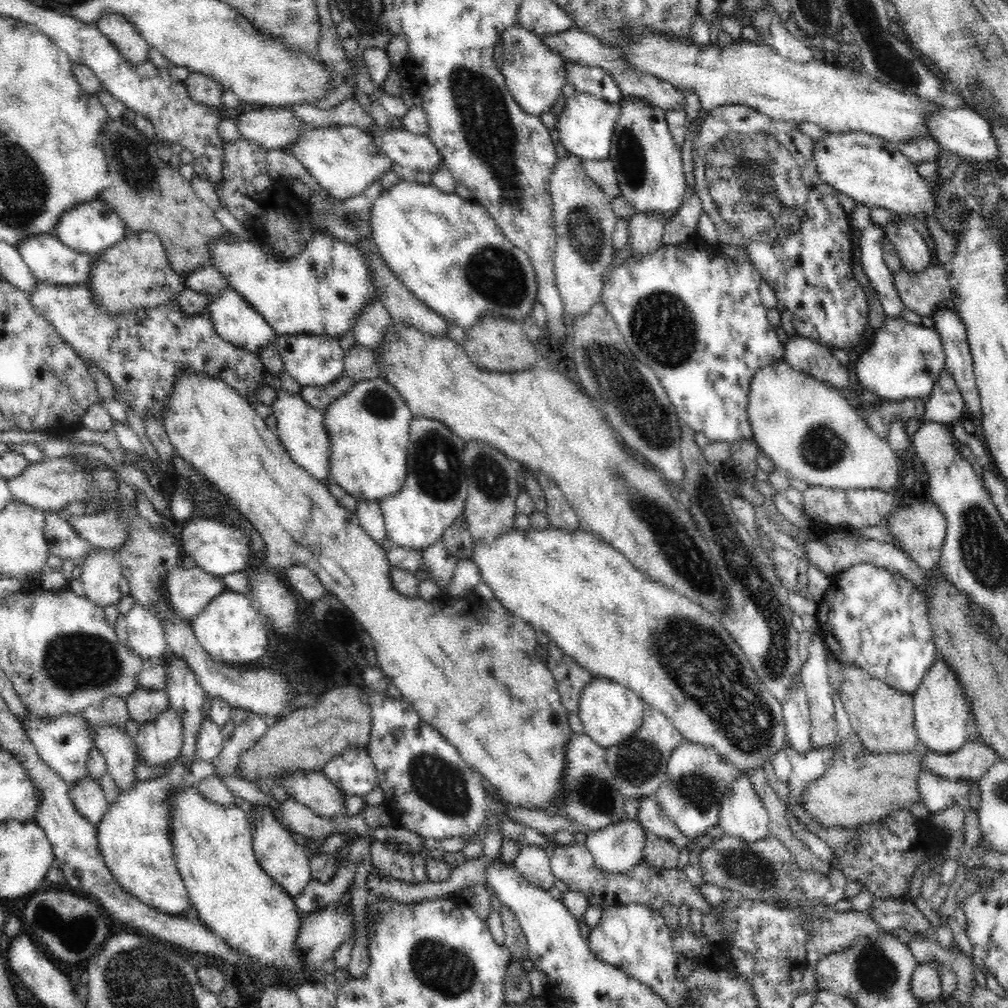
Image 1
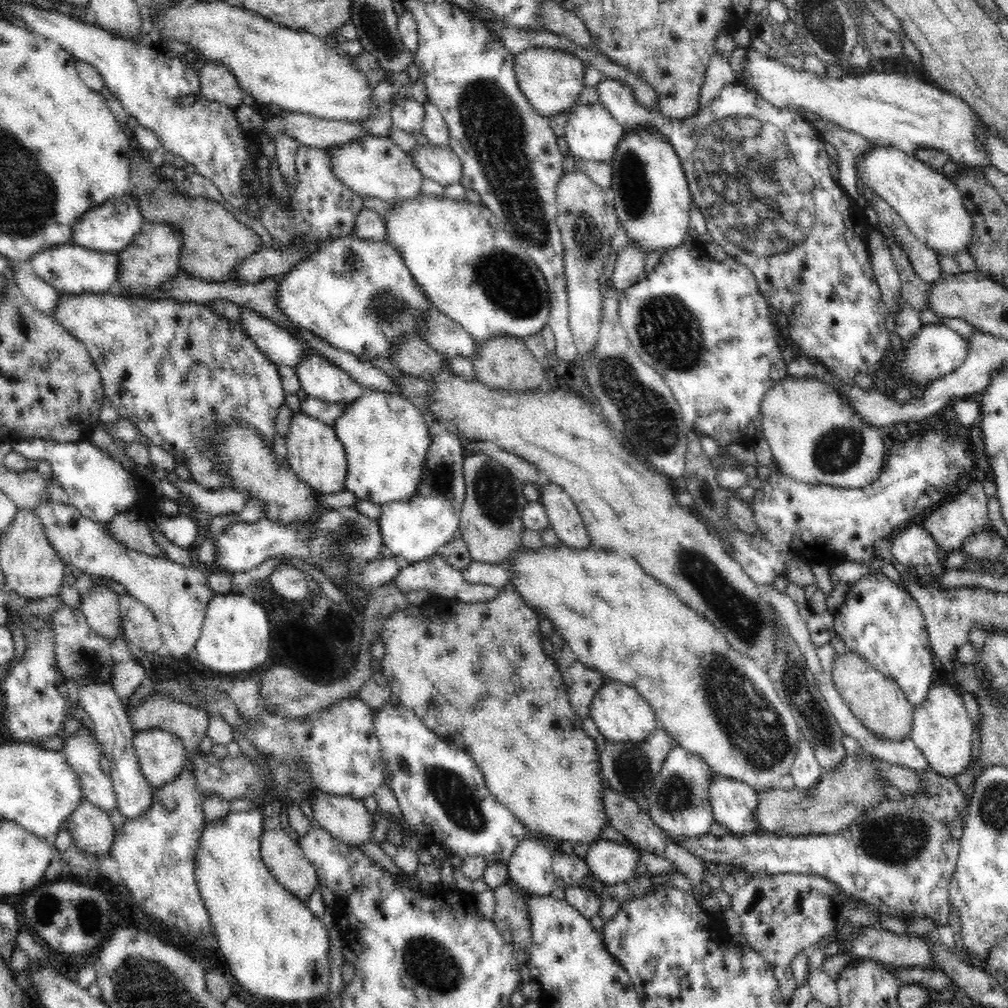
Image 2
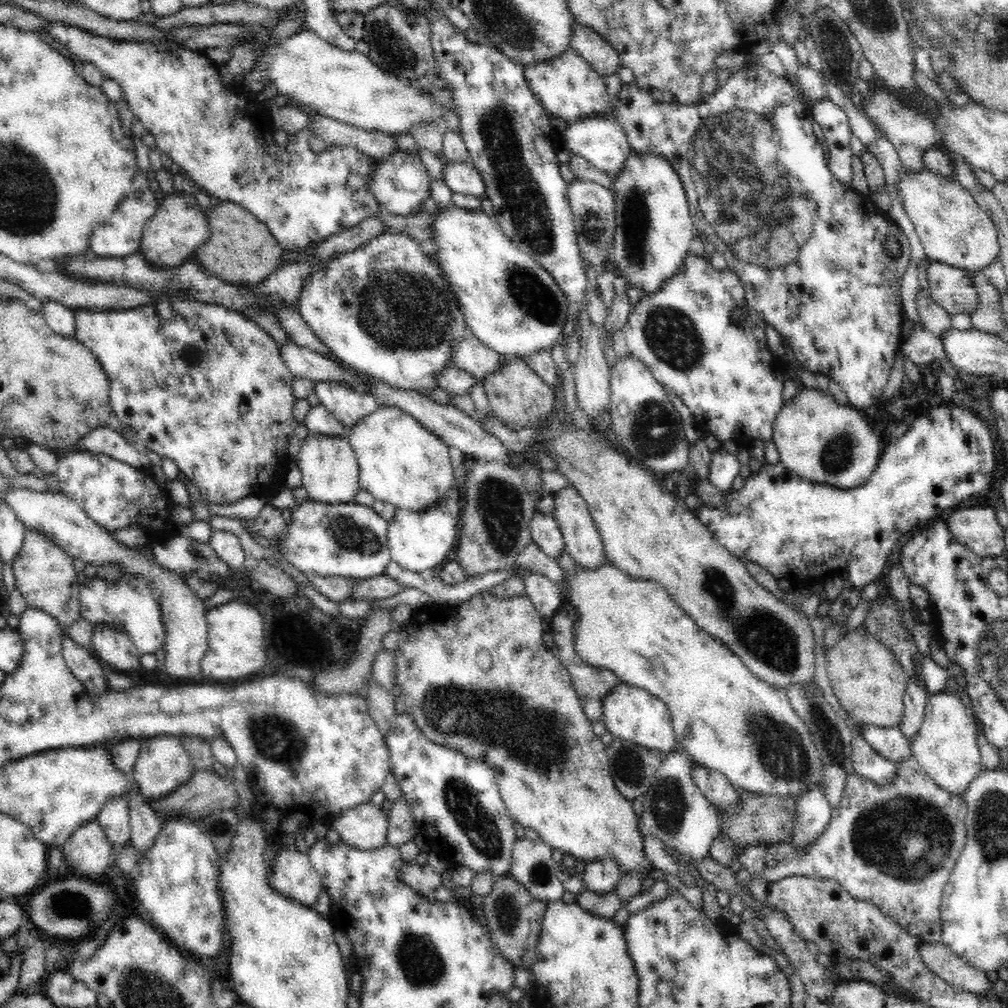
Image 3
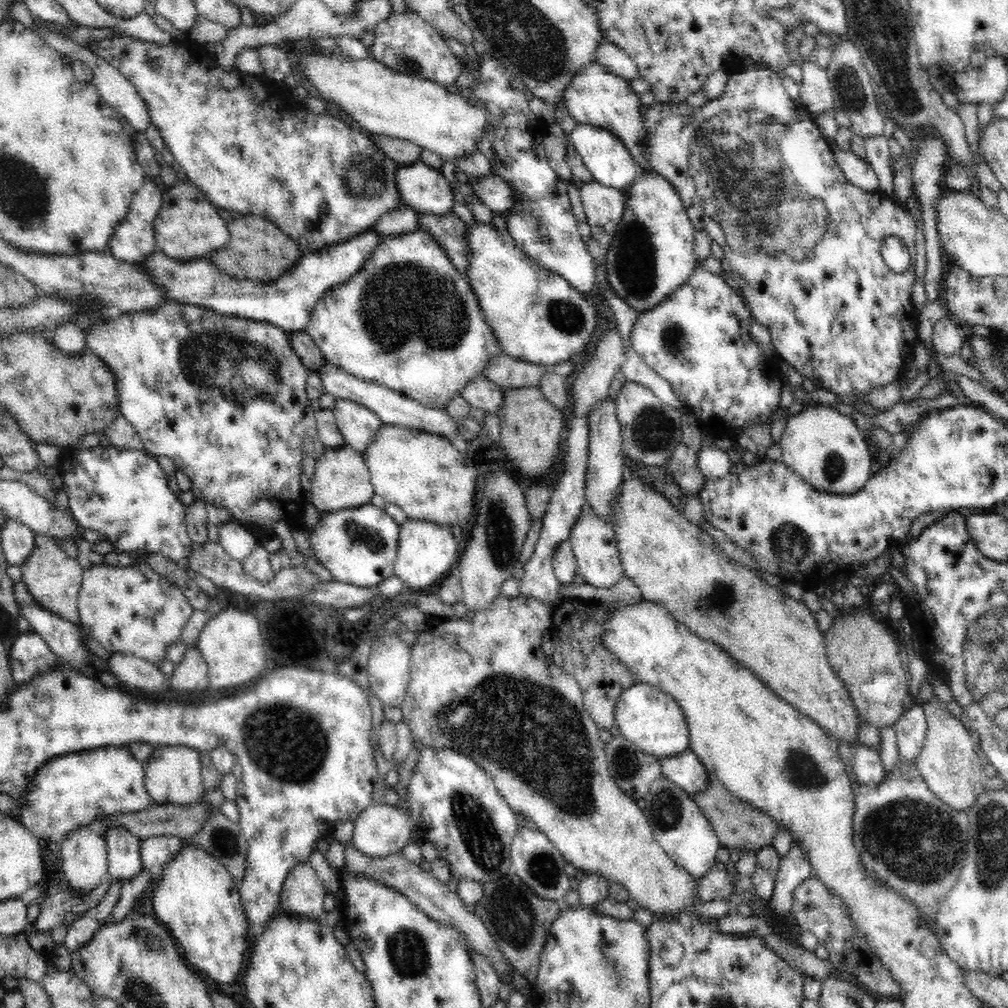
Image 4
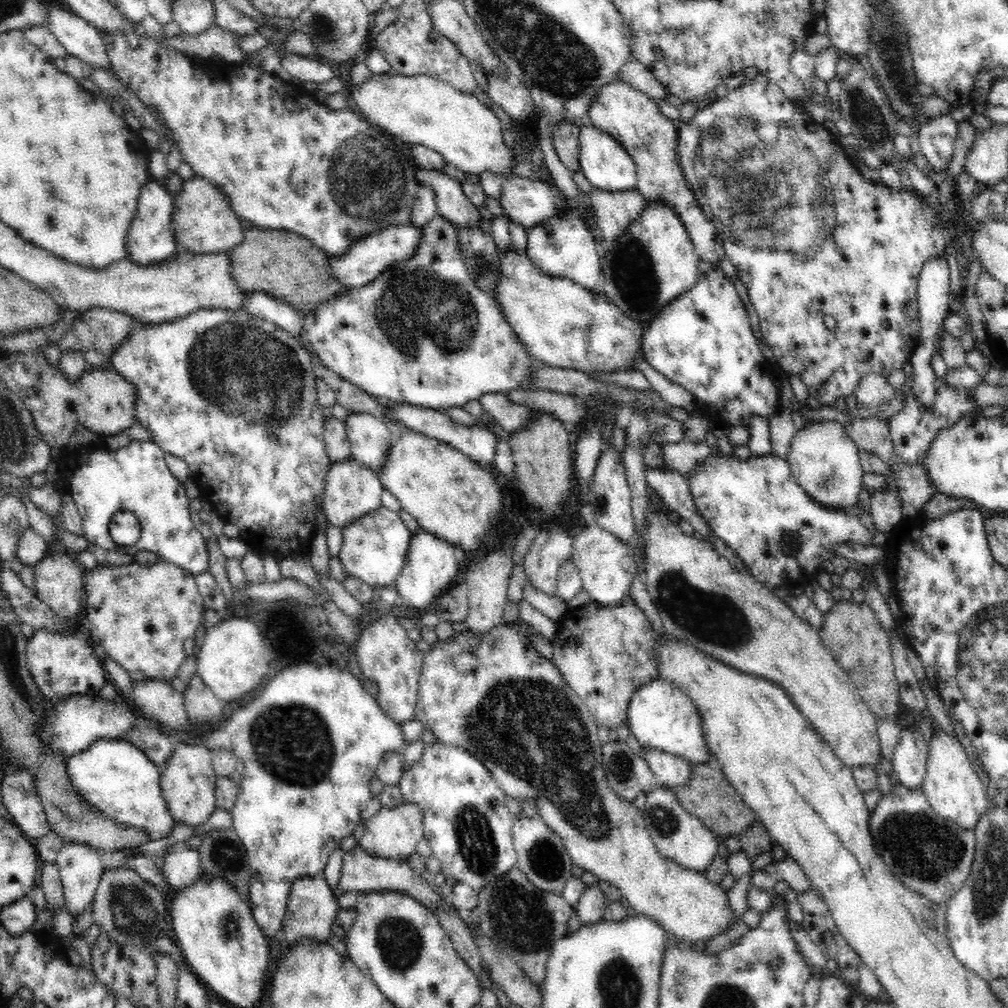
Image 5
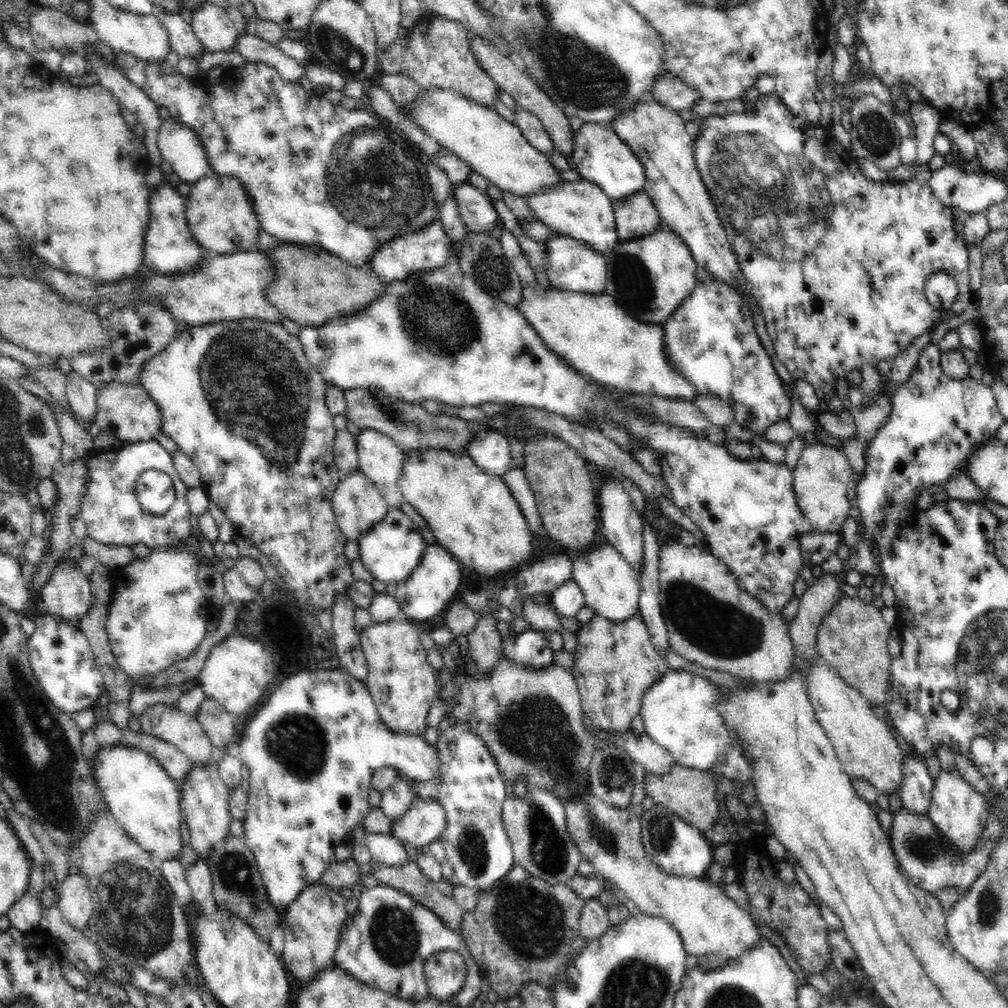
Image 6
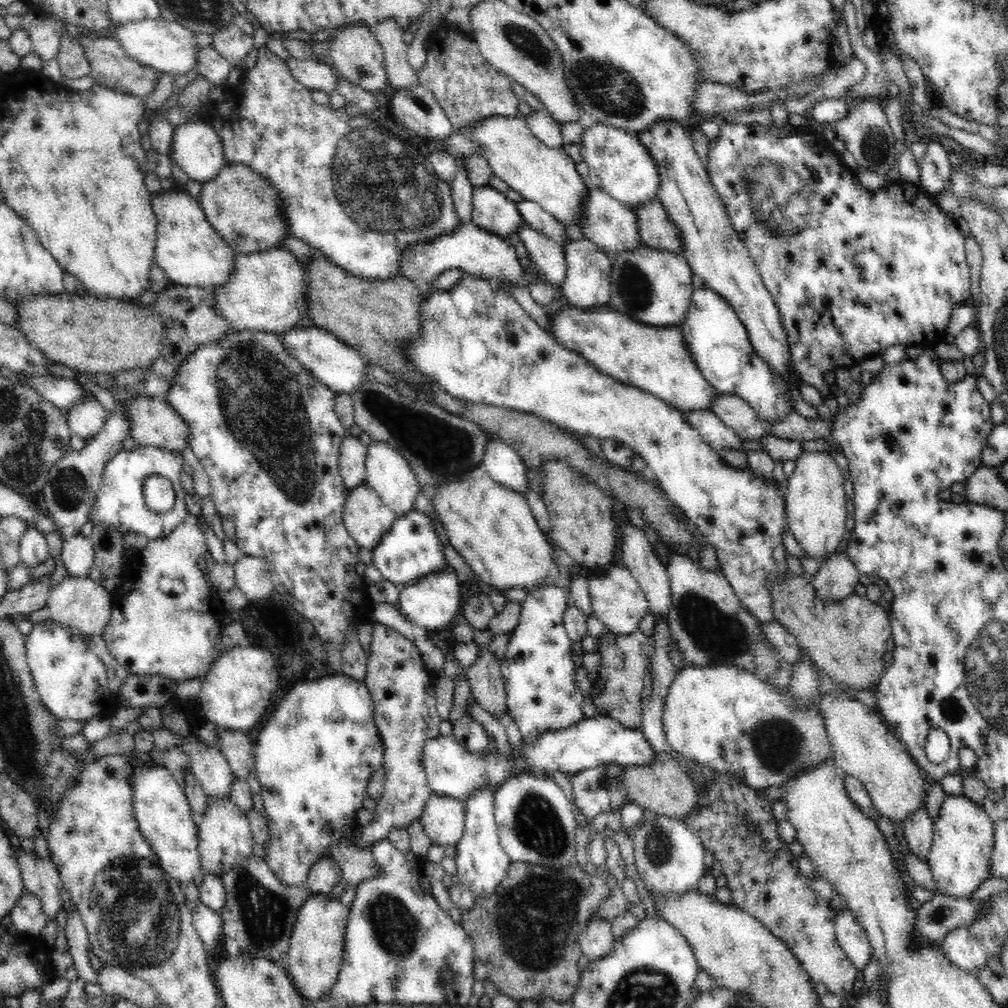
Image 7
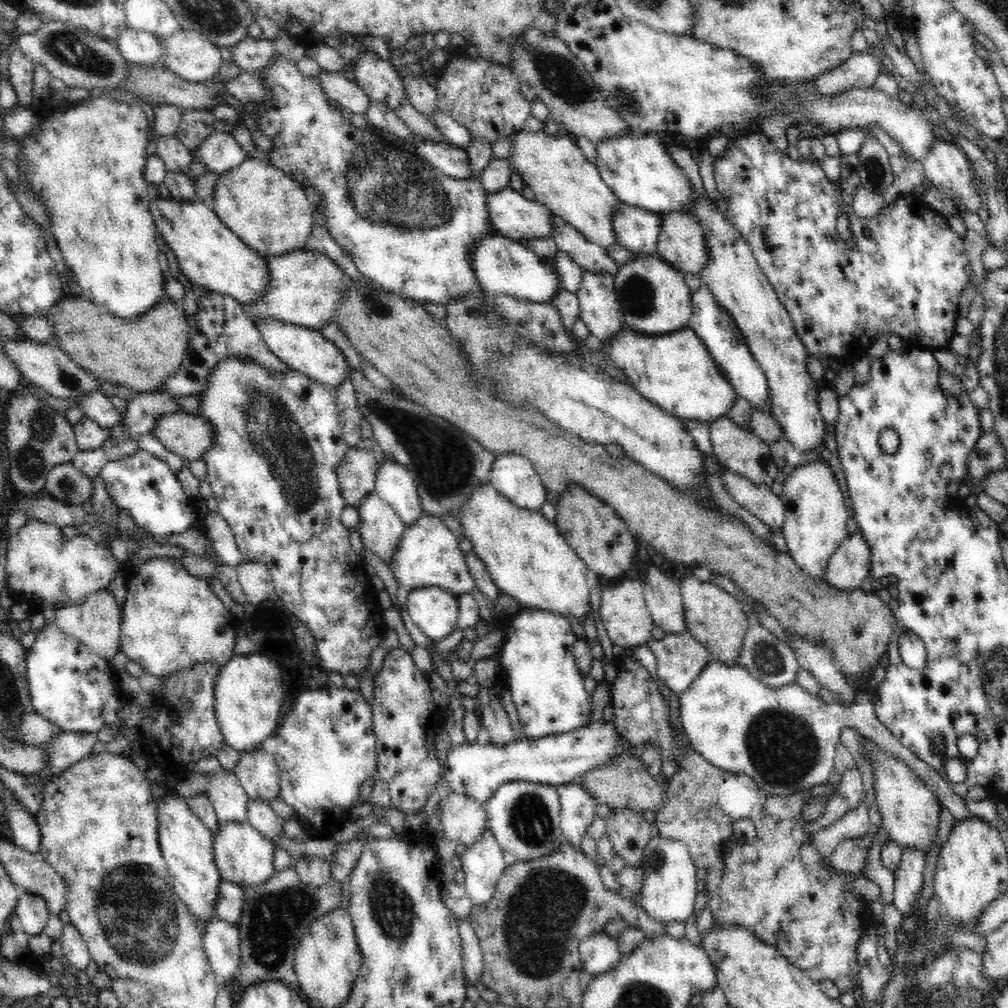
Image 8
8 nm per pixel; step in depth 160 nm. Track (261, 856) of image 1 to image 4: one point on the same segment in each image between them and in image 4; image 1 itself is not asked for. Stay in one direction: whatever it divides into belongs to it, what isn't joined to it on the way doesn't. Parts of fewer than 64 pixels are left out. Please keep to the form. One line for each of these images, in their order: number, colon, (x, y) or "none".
2: (286, 859)
3: (294, 876)
4: (302, 895)

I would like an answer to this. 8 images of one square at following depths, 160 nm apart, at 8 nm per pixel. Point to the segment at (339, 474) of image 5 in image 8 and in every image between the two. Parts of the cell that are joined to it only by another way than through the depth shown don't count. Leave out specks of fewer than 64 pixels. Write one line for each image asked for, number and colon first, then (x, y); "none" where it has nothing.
6: (358, 506)
7: (366, 518)
8: (381, 529)

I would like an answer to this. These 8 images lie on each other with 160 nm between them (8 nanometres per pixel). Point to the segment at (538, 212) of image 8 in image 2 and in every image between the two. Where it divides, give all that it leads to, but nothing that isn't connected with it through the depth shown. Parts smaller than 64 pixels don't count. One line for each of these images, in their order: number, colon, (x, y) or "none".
2: (373, 166)
3: (400, 182)
4: (423, 188)
5: (451, 203)
6: (477, 212)
7: (492, 211)

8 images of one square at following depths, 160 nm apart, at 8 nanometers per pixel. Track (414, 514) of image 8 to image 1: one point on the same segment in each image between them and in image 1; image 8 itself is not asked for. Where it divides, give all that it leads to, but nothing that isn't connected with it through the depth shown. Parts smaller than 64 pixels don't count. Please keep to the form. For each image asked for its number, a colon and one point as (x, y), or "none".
1: (312, 360)
2: (319, 378)
3: (350, 407)
4: (359, 426)
5: (370, 440)
6: (379, 458)
7: (388, 473)

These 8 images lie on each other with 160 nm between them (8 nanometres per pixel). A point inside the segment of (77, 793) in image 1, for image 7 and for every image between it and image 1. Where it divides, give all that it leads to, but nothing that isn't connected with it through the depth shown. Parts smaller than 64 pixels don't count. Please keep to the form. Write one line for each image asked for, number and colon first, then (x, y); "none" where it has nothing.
2: (91, 831)
3: (88, 850)
4: (83, 855)
5: (80, 867)
6: (76, 902)
7: (78, 939)

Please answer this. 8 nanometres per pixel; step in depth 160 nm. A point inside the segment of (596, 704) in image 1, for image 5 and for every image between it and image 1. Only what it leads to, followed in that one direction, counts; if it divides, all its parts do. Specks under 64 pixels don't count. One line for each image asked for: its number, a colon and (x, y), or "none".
2: (620, 713)
3: (629, 713)
4: (647, 716)
5: (662, 716)

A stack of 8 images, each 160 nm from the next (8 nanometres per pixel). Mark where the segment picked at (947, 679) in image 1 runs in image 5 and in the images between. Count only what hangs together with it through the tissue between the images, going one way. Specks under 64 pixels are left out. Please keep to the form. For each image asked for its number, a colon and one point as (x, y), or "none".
2: (941, 729)
3: (945, 745)
4: (949, 762)
5: (951, 784)

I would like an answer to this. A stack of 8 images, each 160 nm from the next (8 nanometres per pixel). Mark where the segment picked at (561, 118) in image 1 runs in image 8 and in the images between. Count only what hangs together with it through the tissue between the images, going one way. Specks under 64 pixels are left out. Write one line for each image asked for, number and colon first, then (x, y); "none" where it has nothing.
2: (591, 132)
3: (600, 140)
4: (610, 163)
5: (608, 167)
6: (601, 156)
7: (618, 163)
8: (638, 168)

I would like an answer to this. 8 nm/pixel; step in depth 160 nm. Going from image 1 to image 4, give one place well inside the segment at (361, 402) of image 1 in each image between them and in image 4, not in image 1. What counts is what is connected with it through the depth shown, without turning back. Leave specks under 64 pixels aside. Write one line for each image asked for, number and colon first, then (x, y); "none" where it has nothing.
2: (386, 437)
3: (402, 463)
4: (424, 474)

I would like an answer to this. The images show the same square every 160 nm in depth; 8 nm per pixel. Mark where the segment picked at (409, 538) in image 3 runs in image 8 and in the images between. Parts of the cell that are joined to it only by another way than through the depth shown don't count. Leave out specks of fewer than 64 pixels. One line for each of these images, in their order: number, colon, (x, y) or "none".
4: (426, 551)
5: (430, 567)
6: (425, 593)
7: (433, 602)
8: (435, 611)

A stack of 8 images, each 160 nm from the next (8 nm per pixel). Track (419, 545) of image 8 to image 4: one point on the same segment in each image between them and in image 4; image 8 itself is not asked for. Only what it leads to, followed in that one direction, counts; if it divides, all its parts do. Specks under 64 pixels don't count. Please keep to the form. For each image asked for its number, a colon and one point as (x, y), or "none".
4: (359, 547)
5: (374, 548)
6: (391, 551)
7: (410, 550)

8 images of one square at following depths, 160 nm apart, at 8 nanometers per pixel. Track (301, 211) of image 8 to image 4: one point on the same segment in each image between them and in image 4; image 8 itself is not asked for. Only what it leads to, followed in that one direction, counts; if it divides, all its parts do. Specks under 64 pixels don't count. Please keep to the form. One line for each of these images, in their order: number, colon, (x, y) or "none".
4: (188, 226)
5: (203, 219)
6: (219, 208)
7: (245, 208)

